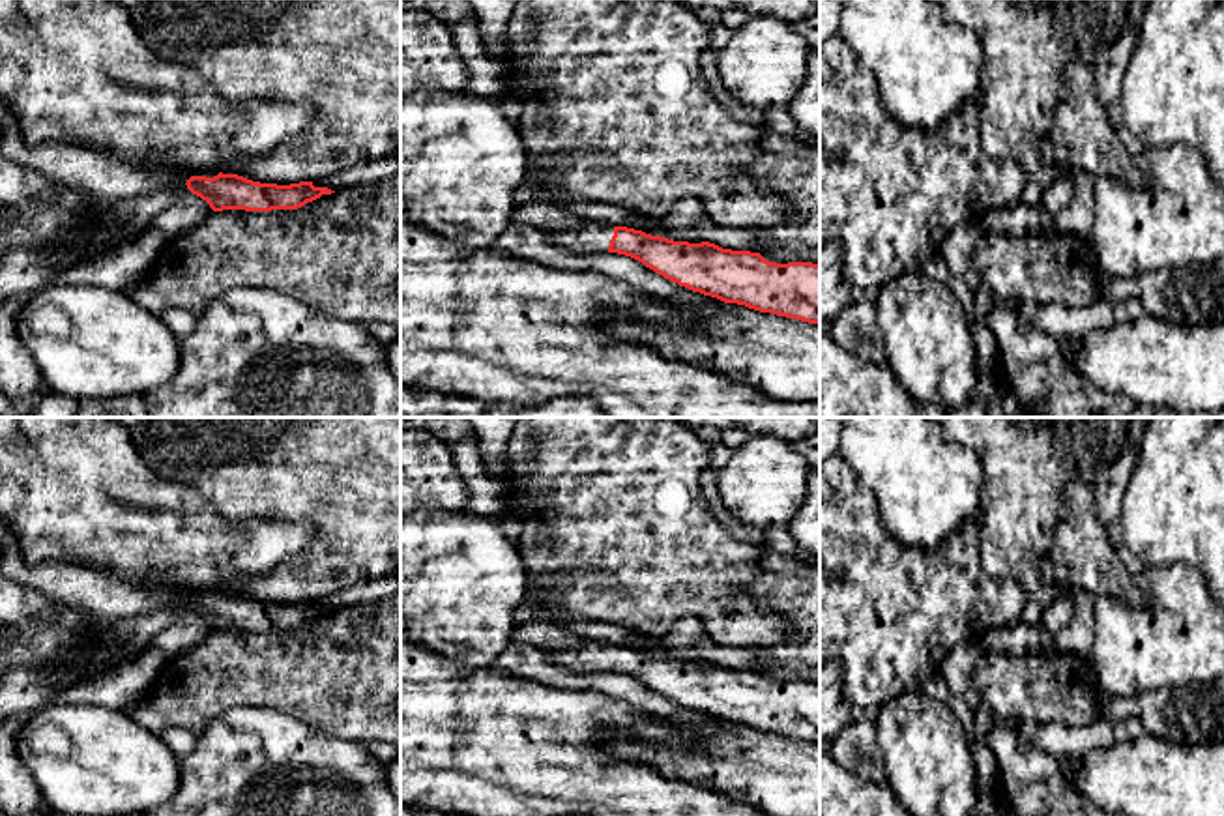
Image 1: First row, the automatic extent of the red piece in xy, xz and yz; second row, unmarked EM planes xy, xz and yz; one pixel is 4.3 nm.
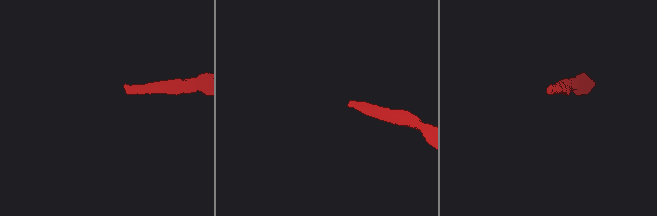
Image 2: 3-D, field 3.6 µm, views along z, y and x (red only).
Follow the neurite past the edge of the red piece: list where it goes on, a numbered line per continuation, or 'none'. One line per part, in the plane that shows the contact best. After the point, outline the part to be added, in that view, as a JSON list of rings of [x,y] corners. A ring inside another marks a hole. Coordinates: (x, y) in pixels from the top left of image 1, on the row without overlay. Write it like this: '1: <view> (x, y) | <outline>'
1: xz (594, 655) | [[[586,640],[580,648],[569,651],[548,651],[546,659],[576,674],[608,672],[614,646],[601,640]]]

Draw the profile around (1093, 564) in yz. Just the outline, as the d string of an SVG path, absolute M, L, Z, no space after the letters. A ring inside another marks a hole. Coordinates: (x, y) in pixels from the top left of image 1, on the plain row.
M1078 477L1067 483L1063 496L1065 515L1057 520L1056 543L1063 550L1071 586L1093 597L1142 605L1144 593L1136 590L1134 578L1099 518L1091 479Z

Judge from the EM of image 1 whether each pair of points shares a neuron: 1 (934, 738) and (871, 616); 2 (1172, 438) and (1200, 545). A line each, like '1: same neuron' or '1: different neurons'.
1: different neurons
2: same neuron

